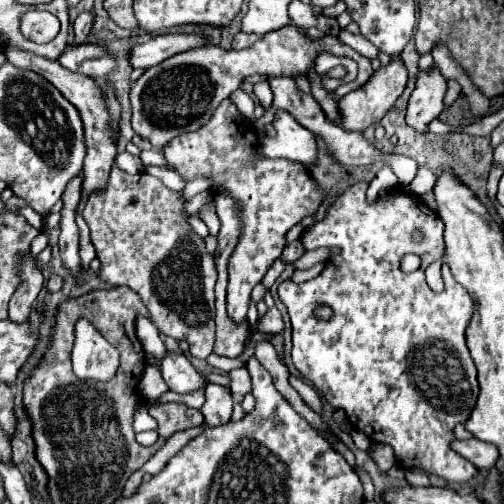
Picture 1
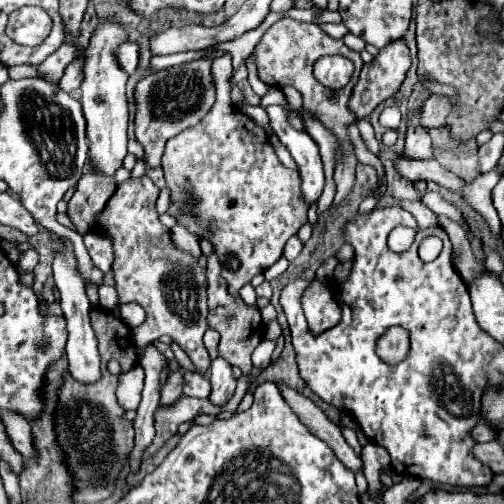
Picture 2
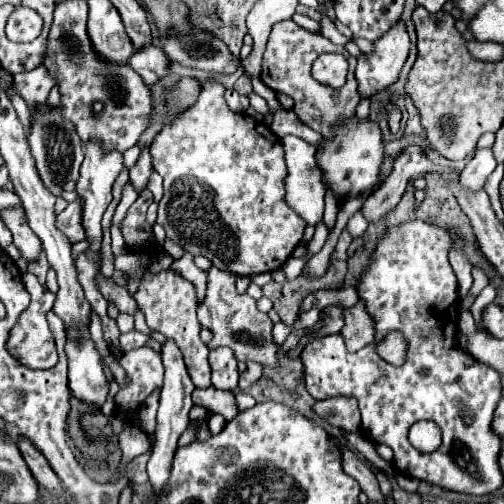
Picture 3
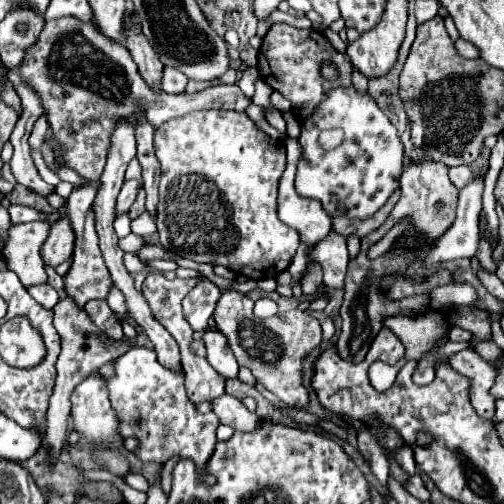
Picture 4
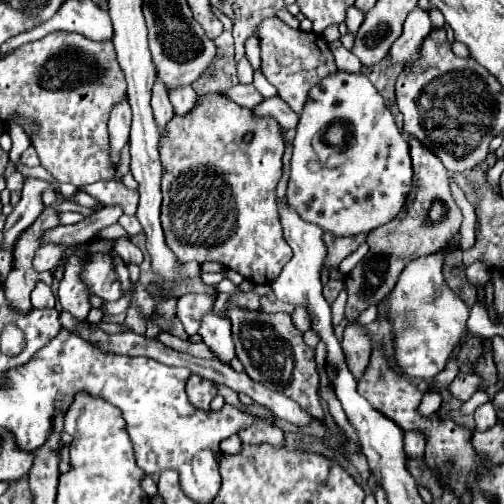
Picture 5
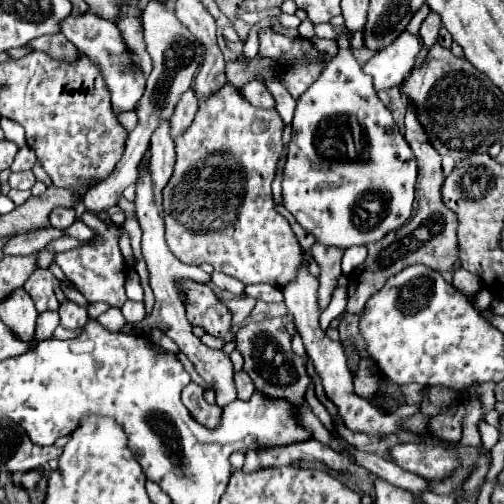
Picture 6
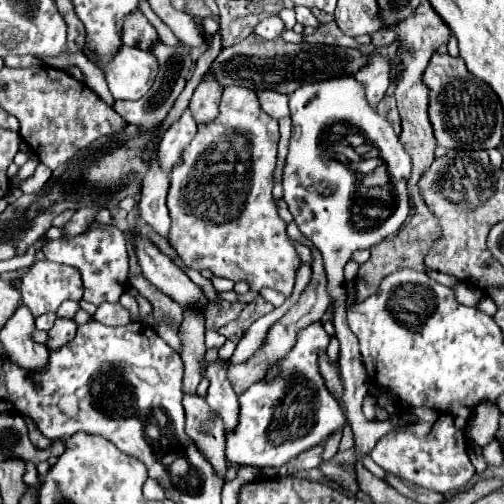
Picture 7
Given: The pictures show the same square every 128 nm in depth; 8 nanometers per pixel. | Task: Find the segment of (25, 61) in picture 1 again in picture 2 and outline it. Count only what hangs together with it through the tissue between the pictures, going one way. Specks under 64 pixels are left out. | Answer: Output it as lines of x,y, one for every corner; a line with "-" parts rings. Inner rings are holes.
16,66
16,68
10,68
10,70
8,70
8,74
10,74
10,78
12,78
12,80
20,80
20,78
34,78
34,76
38,76
36,66
-
86,170
86,174
76,184
74,196
68,202
68,216
78,234
84,236
94,230
96,216
104,210
114,190
114,178
104,178
92,170

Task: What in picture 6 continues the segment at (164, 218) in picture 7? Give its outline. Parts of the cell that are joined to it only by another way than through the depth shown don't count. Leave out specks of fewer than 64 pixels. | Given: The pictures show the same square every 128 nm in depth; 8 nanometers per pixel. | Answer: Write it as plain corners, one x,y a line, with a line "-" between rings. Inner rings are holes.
162,122
150,140
150,176
154,186
154,200
160,208
162,204
162,190
164,184
168,184
174,168
174,142
170,140
170,122

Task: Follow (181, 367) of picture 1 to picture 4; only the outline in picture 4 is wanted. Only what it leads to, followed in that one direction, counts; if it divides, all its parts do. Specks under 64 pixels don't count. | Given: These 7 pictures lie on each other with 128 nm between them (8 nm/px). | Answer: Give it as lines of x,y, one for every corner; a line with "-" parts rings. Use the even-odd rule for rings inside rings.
224,394
224,396
216,398
212,404
214,404
214,414
220,418
220,422
234,428
234,430
254,432
260,426
258,414
248,412
246,406
230,394

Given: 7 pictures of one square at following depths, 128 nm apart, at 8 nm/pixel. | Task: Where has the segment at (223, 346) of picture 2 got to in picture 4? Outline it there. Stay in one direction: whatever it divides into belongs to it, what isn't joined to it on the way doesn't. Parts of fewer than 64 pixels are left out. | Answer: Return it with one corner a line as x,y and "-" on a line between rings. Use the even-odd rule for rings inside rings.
224,292
214,310
216,328
228,338
240,366
252,370
256,382
274,392
286,406
308,410
310,396
302,386
302,362
322,340
320,322
302,310
288,310
284,316
260,320
252,312
254,302
240,292

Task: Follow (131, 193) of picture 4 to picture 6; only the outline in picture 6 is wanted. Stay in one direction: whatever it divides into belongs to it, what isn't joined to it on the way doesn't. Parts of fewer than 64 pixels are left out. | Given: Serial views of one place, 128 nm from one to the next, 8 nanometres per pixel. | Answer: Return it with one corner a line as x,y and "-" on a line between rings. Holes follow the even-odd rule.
52,226
42,228
42,230
24,232
24,234
10,238
4,244
2,252
4,252
4,256
30,256
30,254
40,252
50,240
60,238
60,236
64,236
64,232
58,230
58,228
52,228

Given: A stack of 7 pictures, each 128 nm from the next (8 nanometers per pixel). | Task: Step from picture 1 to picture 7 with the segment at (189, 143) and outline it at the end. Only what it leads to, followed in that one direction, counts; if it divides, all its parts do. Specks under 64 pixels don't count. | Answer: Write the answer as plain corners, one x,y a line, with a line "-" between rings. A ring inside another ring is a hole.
226,86
218,118
210,124
198,126
198,134
184,150
182,164
172,170
168,190
168,210
172,218
170,244
194,270
208,268
214,276
230,278
232,282
246,280
256,292
272,288
290,298
294,288
294,270
298,268
300,258
288,240
286,222
278,216
276,204
272,202
276,148
278,122
260,108
256,92
242,86

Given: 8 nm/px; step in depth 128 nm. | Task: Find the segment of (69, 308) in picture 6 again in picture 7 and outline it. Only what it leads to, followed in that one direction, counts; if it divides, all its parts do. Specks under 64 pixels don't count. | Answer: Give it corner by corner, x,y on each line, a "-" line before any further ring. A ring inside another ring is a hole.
58,318
58,320
54,322
54,326
52,326
52,330
48,330
46,348
48,348
50,352
54,352
56,348
60,348
60,346
68,344
68,340
72,340
72,338
74,338
76,328
78,328
78,326
74,324
74,320

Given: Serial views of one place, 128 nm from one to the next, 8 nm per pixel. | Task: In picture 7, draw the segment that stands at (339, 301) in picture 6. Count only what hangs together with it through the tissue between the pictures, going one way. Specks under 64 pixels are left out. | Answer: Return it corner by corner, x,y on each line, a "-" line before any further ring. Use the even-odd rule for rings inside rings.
322,322
302,328
298,332
298,338
296,338
296,344
292,346
292,350
280,360
278,374
272,380
264,378
250,386
250,394
244,394
244,398
240,402
238,428
234,432
226,434
226,458
228,461
256,466
256,468
284,466
284,464
290,464
292,460
296,460
296,456
300,456
302,452
322,444
328,436
332,436
334,432
342,430
348,424
348,420
344,416
344,408
332,396
332,392
328,392
324,378
320,374
320,368
318,368
318,354
322,354
326,350
328,342
330,342
330,336
324,332

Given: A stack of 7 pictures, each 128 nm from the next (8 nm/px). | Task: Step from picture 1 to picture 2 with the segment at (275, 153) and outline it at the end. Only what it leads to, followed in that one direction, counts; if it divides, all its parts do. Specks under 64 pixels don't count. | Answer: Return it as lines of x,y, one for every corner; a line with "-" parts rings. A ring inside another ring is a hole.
268,106
266,112
268,112
274,132
278,134
280,142
288,148
290,156
294,158
294,162
298,166
304,202
308,206
316,204
324,190
324,170
322,170
318,144
306,132
298,132
288,124
284,108

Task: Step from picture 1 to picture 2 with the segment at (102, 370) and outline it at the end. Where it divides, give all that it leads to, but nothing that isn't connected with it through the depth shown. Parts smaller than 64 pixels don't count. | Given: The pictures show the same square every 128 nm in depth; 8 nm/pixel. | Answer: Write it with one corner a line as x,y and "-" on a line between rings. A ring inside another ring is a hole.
66,242
66,252
58,254
54,258
54,282
60,290
60,306
64,312
64,318
68,322
68,342
66,342
66,354
70,364
70,376
80,384
94,384
100,380
100,354
96,346
96,336
90,326
90,302
84,292
84,282
80,278
80,272
76,268
76,258
72,254
70,242

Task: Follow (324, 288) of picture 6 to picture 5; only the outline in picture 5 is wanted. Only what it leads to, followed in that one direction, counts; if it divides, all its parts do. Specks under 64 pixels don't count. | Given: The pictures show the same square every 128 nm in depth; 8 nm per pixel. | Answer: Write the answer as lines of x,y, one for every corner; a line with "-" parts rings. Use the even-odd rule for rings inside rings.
326,234
324,236
324,244
326,244
326,248
328,248
328,256
326,256
326,268
338,268
340,266
340,262
348,256
348,254
352,254
362,242
364,242
364,238
366,238
366,234
360,234
360,236
356,236
356,238
352,238
352,236
348,236
348,238
338,238
338,236
334,236
334,234

